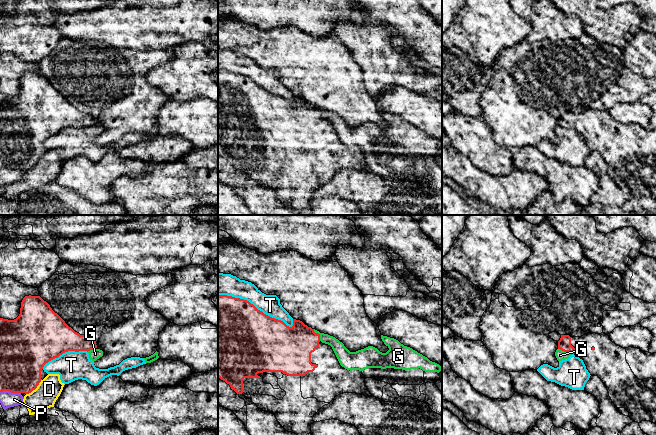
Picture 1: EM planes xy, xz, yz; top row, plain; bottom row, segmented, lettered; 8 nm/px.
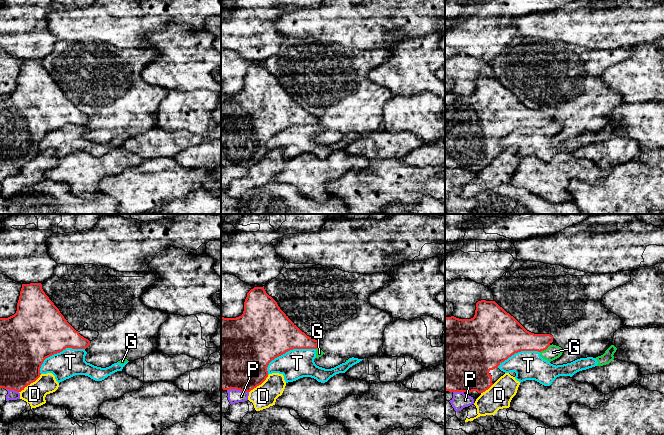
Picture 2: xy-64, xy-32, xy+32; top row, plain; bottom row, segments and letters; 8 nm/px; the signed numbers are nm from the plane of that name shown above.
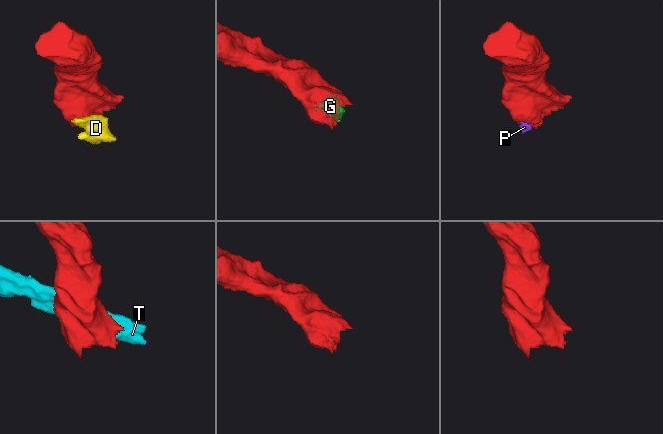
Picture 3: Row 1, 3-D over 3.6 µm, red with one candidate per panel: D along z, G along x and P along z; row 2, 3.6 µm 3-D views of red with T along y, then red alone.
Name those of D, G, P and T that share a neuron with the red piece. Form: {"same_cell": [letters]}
{"same_cell": []}

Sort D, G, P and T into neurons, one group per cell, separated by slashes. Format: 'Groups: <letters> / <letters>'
Groups: D / G T / P

